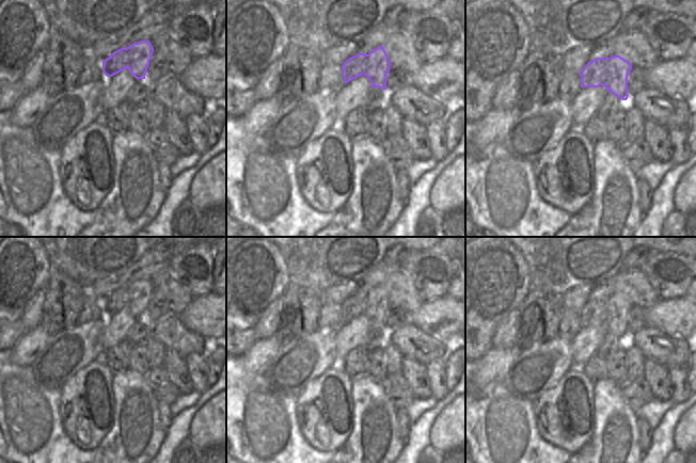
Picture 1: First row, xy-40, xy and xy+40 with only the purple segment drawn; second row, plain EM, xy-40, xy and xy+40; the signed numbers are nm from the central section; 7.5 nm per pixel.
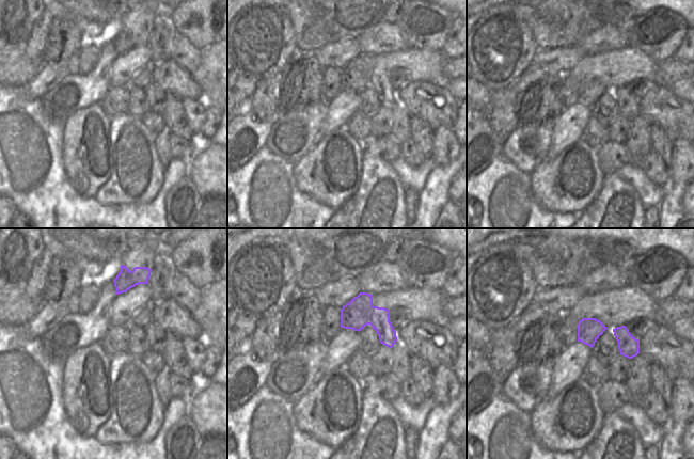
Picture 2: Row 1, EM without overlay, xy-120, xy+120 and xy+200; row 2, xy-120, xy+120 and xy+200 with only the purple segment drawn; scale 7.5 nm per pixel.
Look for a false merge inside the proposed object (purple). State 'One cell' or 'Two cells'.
Two cells.

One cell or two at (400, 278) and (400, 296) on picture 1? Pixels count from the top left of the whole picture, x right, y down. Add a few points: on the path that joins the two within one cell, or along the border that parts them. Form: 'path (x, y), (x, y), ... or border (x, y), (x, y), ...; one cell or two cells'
path (400, 283), (400, 291); one cell

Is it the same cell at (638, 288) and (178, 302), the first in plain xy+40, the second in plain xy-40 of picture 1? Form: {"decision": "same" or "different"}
{"decision": "same"}

